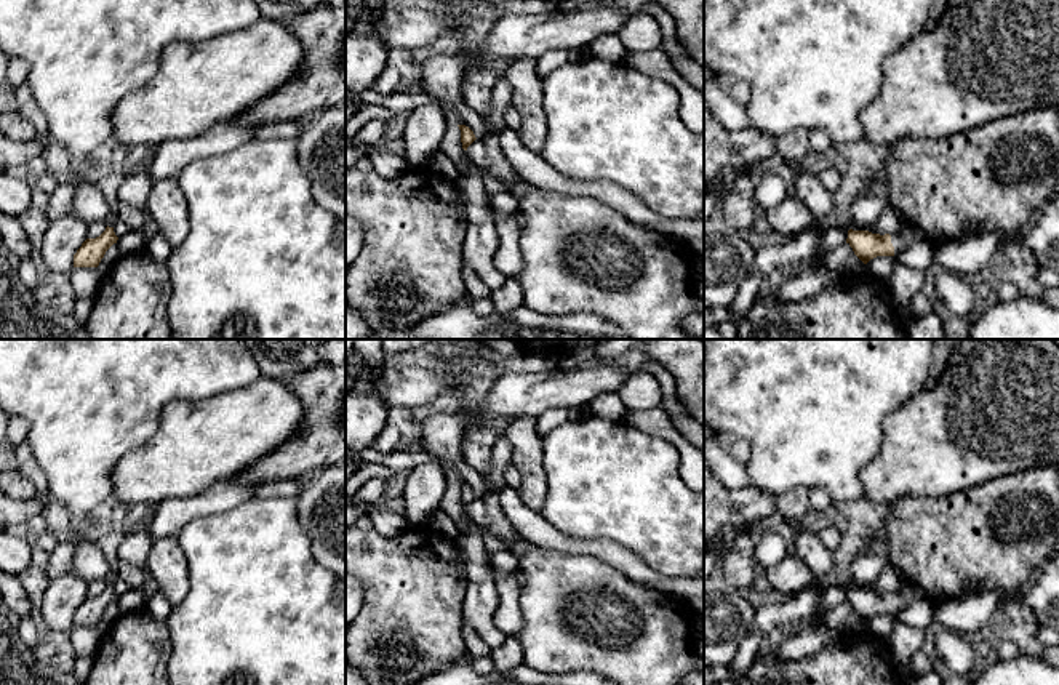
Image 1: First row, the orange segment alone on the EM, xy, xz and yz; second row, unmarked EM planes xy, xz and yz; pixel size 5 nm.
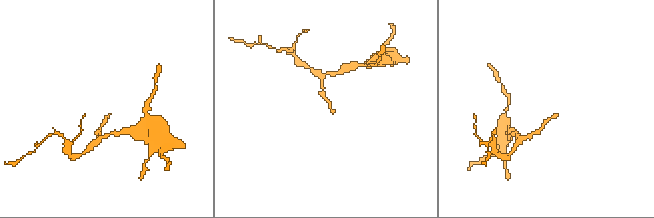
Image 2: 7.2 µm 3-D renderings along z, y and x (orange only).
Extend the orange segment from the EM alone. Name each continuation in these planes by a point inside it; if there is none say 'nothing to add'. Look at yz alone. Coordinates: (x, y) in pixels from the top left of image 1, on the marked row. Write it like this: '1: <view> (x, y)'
1: yz (907, 236)

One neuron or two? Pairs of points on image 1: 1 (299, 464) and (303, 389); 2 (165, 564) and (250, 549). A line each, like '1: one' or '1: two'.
1: one
2: two

